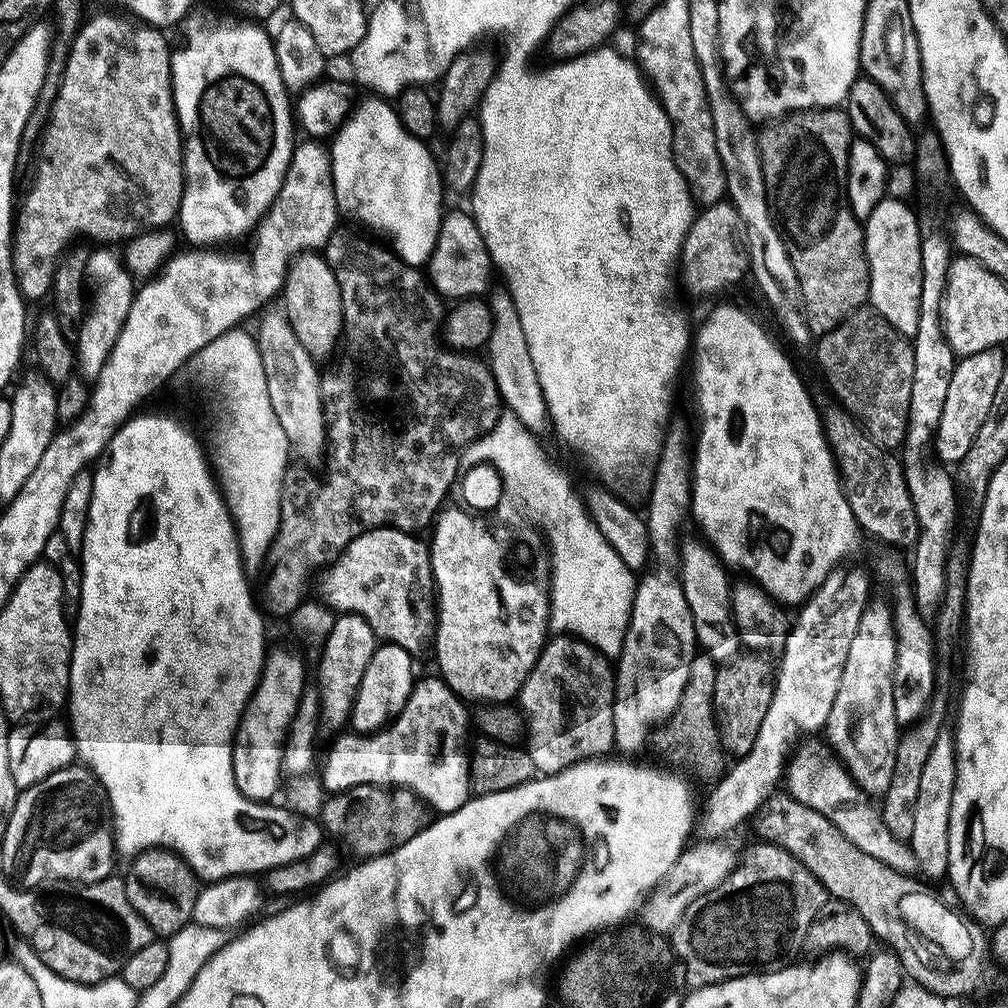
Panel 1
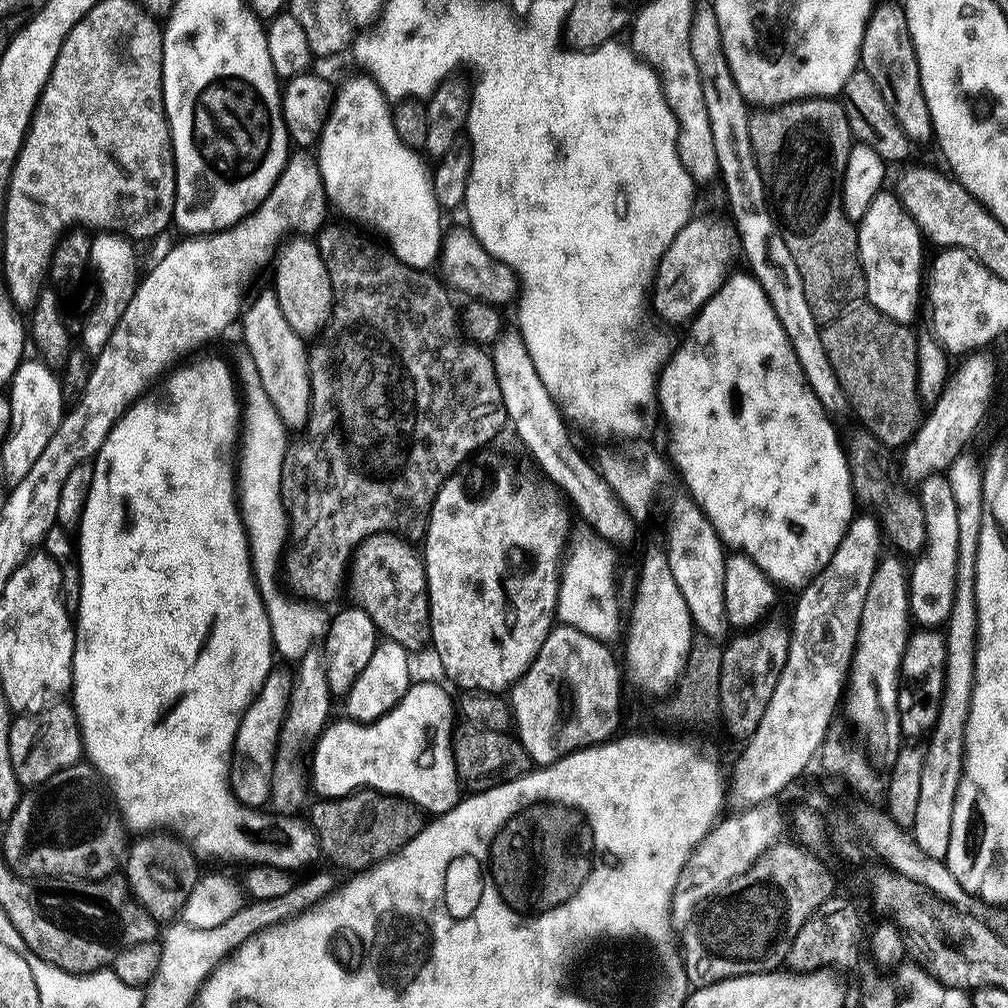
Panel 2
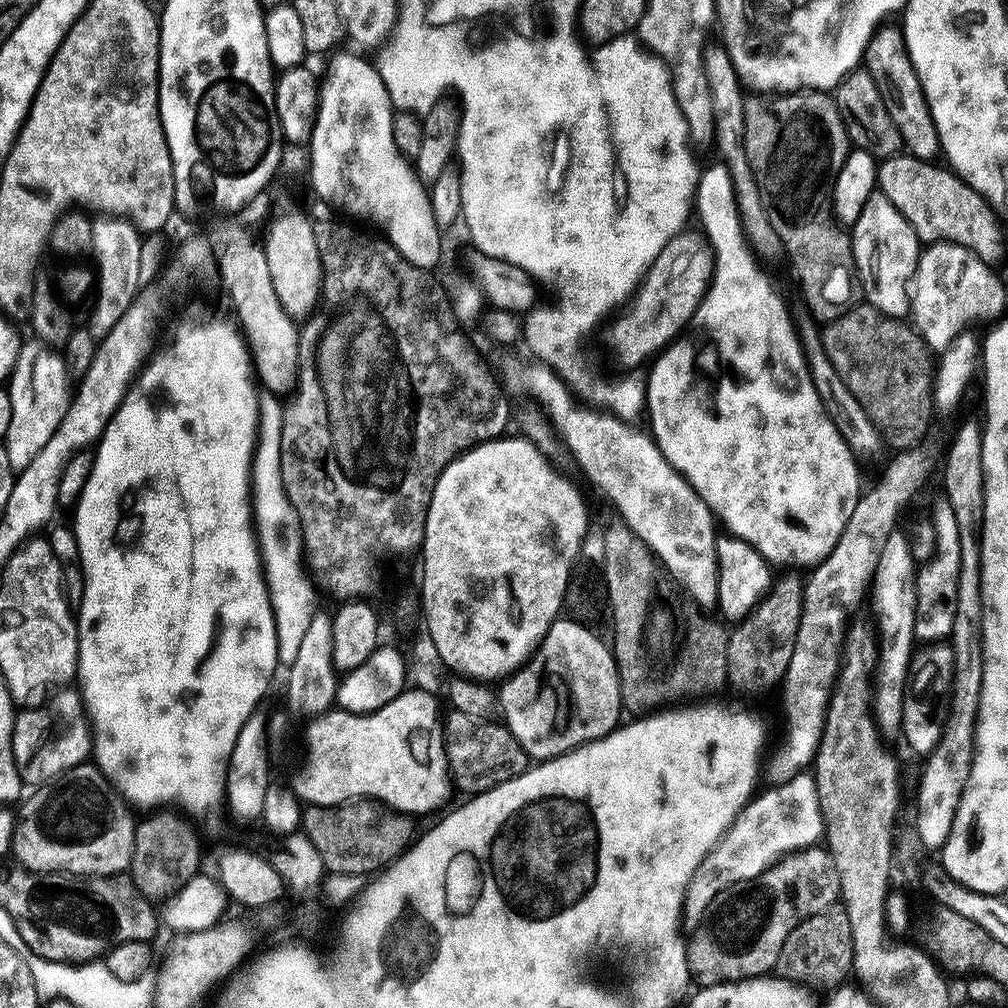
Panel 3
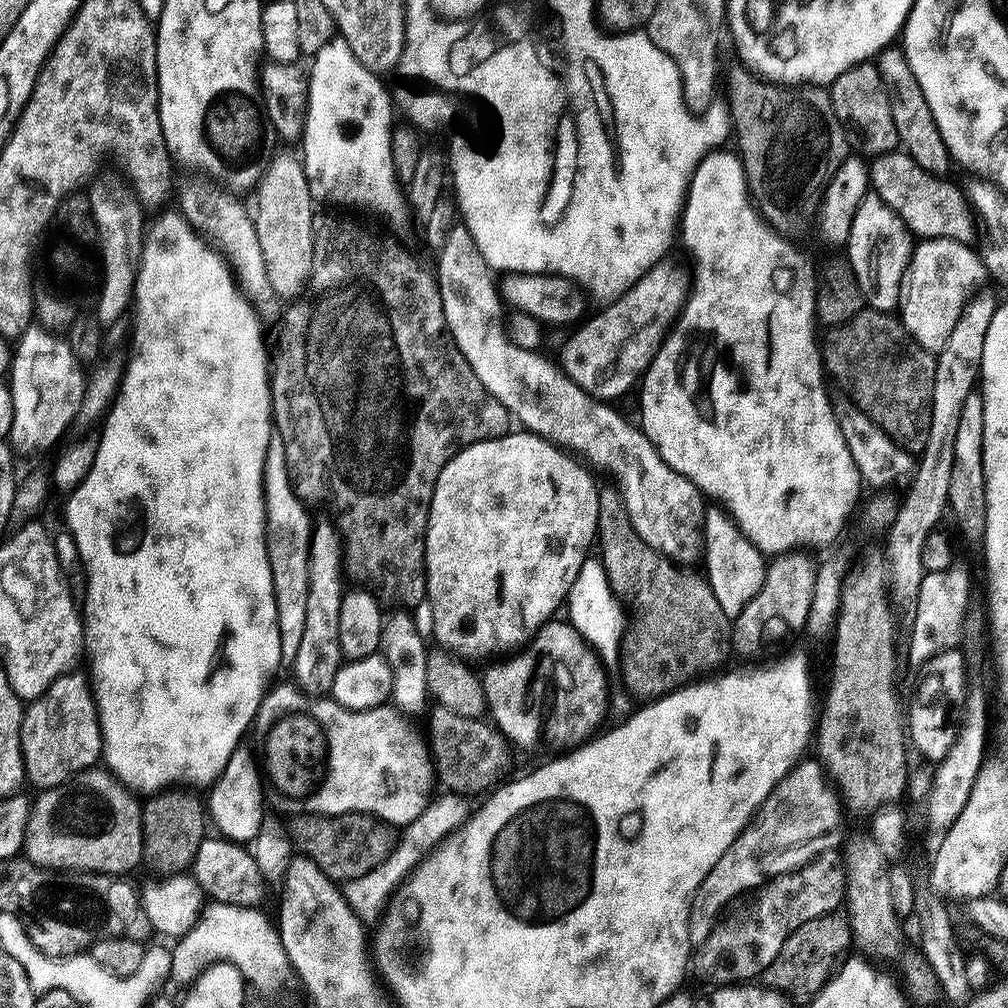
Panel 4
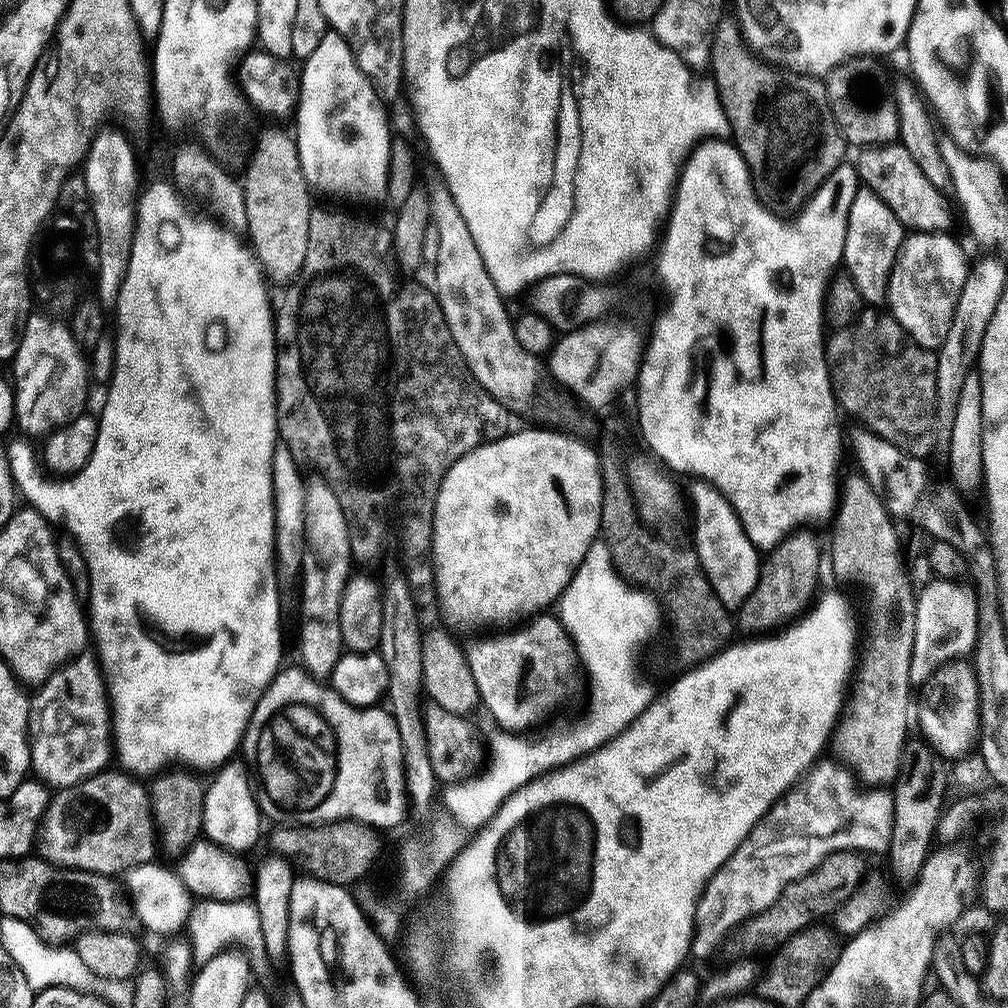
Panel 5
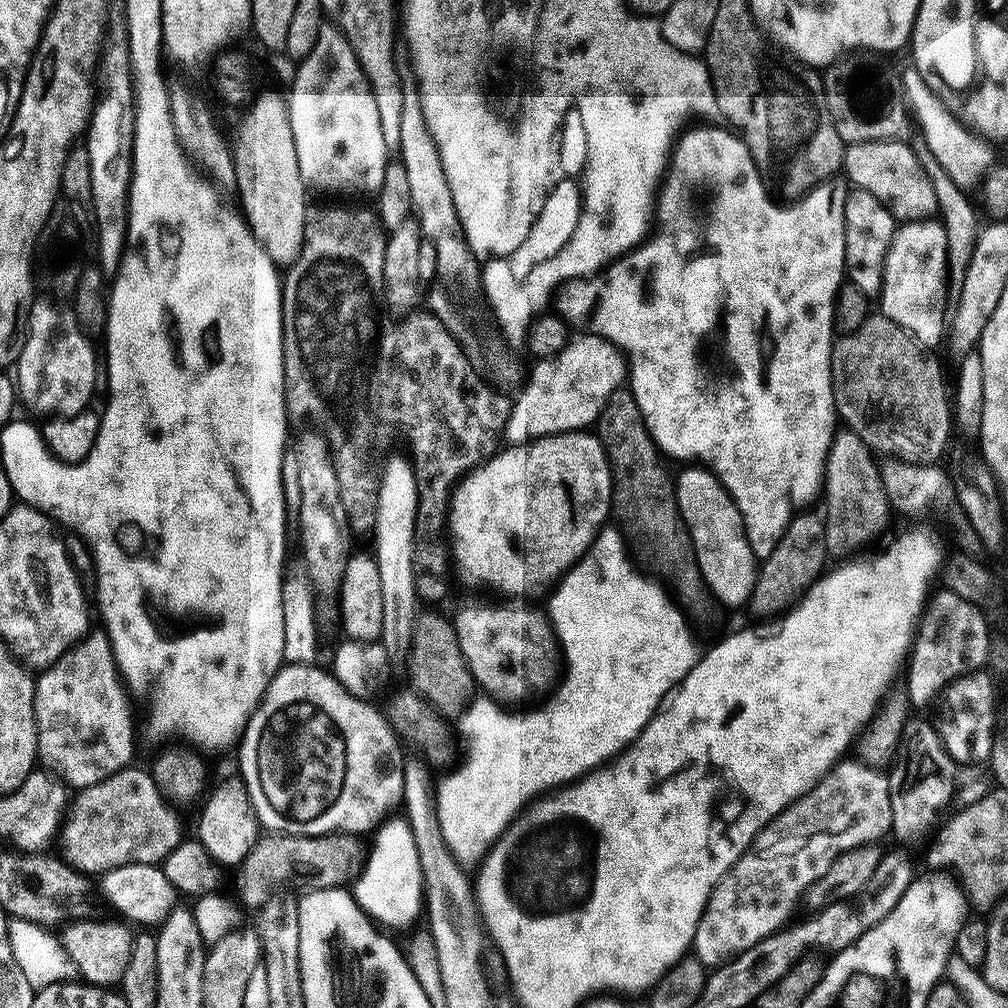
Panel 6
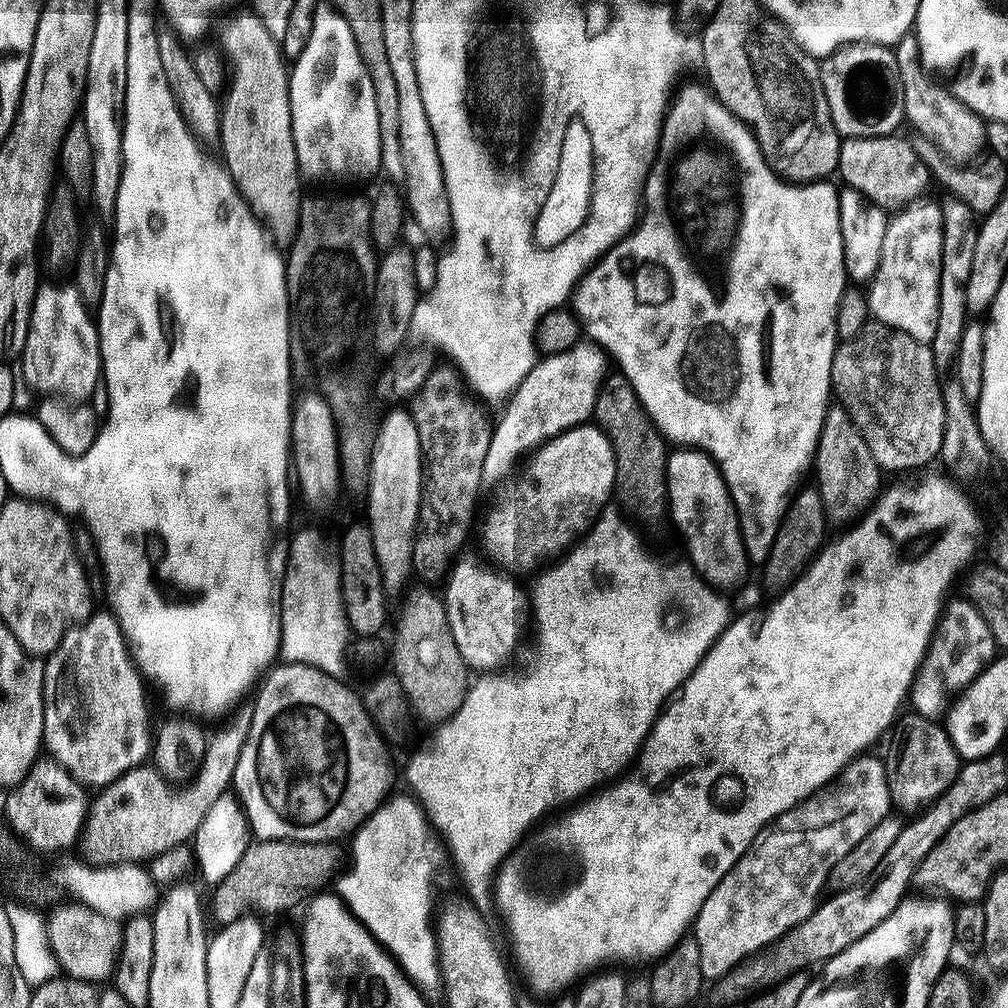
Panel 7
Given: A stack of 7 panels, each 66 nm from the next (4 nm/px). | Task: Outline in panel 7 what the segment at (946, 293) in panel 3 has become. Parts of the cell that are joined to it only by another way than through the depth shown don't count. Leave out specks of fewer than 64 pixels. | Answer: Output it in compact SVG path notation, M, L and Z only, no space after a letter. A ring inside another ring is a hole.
M921 198L899 209L889 219L886 242L882 242L882 258L875 276L866 288L868 311L881 320L885 329L903 332L904 335L931 342L938 323L939 272L942 266L943 210L939 203Z

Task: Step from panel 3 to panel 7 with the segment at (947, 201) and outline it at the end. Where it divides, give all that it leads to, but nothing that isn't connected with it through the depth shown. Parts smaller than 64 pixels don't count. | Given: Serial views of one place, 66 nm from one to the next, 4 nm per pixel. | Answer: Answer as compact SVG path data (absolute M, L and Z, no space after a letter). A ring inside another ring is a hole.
M900 134L875 136L861 140L845 139L840 146L838 176L847 187L861 192L871 204L885 210L905 208L923 197L930 185L928 168L918 158L912 140L903 140Z

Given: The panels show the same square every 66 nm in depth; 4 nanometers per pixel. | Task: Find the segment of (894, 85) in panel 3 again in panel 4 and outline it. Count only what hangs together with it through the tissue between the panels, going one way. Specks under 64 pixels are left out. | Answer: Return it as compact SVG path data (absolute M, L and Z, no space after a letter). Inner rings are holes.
M889 46L879 53L878 67L888 95L892 97L892 113L894 126L898 130L899 147L908 153L922 170L931 176L947 177L950 155L946 142L942 142L942 134L930 114L930 106L926 102L926 94L922 94L922 86L918 86L918 78L914 78L914 70L910 70L910 62L904 56L903 47Z

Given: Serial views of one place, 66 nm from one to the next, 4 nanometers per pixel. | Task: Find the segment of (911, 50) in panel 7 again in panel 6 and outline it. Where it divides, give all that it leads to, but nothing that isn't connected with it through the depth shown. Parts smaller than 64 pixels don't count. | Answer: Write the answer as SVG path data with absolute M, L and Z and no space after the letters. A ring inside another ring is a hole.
M914 66L903 69L901 84L904 88L905 101L922 130L921 139L934 154L944 173L964 190L970 189L969 187L974 184L979 185L996 162L994 152L989 145L991 143L979 133L966 127L965 123L951 112L945 101L932 88L926 86L925 79Z

